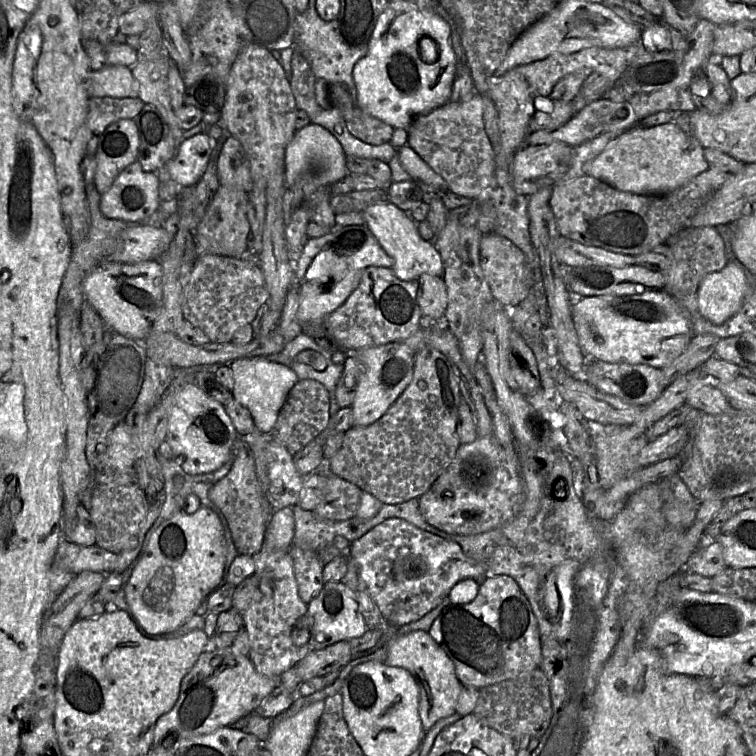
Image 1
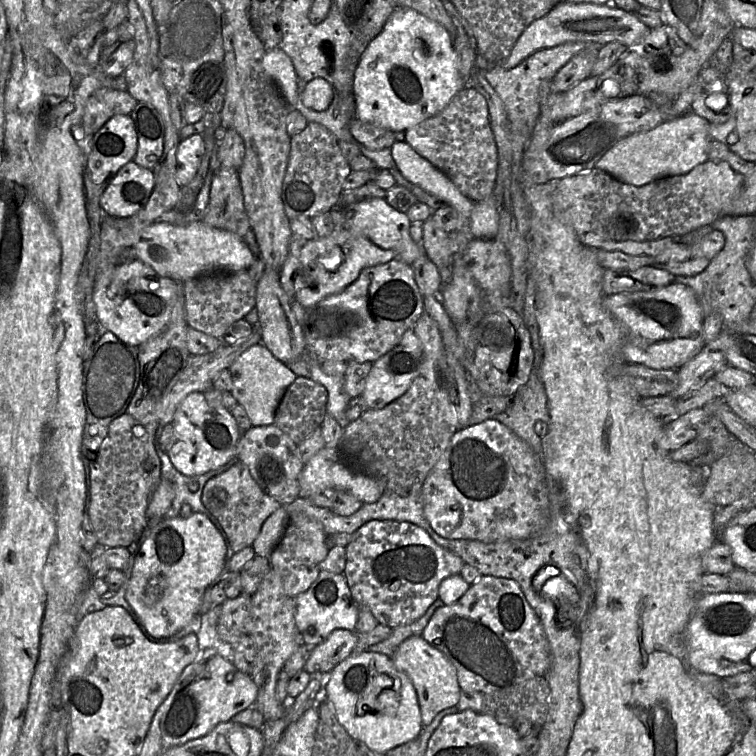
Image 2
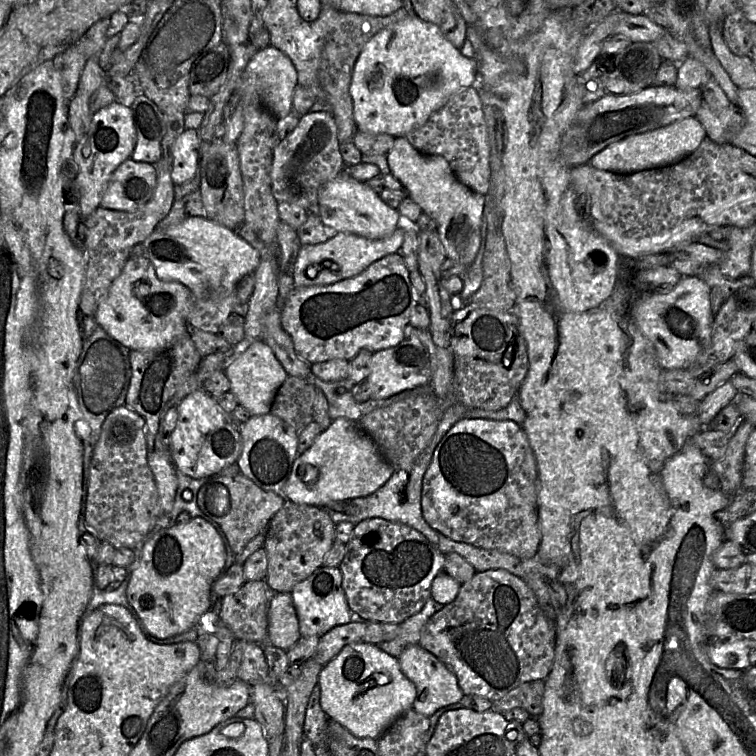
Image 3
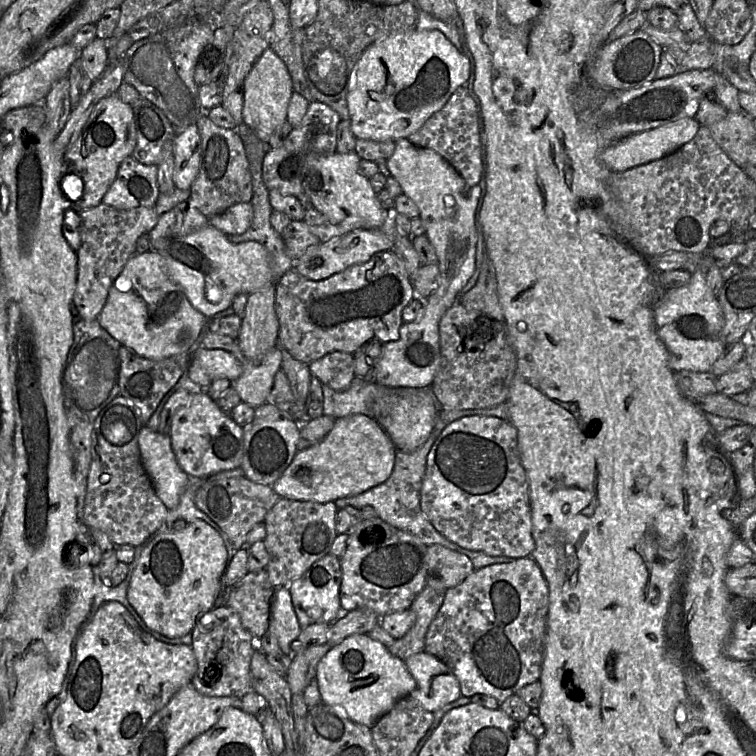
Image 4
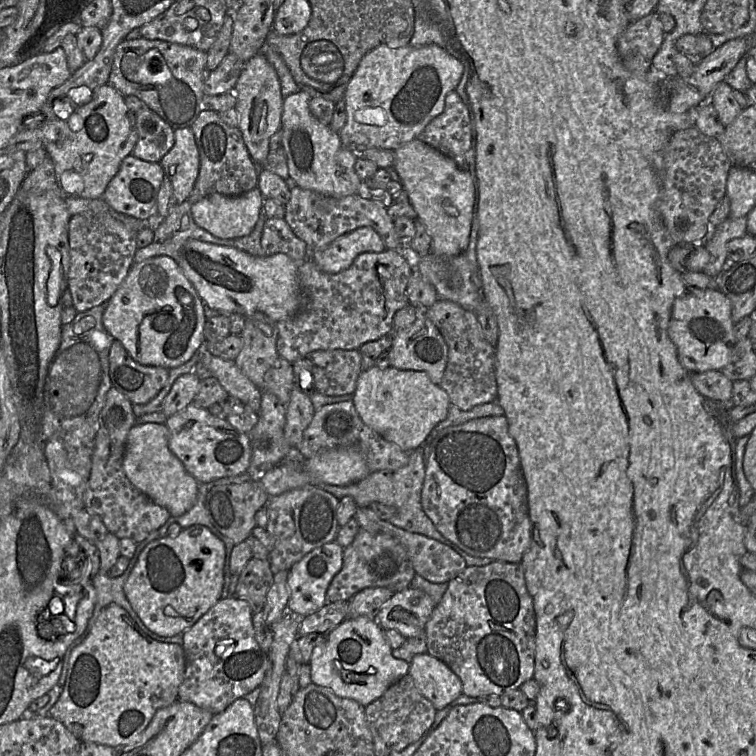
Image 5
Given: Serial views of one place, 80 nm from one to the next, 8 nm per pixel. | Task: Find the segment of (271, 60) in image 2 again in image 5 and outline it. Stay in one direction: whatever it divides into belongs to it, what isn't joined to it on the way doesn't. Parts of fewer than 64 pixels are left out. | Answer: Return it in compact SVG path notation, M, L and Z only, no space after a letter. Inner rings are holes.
M262 53L250 59L234 87L235 109L239 116L238 128L241 131L248 152L257 166L263 165L269 153L269 141L281 128L284 96L275 68Z

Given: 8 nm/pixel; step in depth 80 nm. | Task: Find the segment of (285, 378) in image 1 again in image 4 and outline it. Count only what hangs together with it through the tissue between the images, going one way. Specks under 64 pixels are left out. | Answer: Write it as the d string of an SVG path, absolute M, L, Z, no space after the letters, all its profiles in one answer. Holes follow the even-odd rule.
M282 349L270 350L258 362L243 361L244 370L232 386L242 402L255 409L268 400L276 373L281 369Z

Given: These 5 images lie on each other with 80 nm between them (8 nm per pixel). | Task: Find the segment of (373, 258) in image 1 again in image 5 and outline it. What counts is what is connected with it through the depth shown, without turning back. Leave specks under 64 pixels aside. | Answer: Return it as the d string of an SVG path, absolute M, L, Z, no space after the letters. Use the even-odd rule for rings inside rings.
M362 227L315 251L310 255L310 260L322 271L335 274L350 268L358 255L364 252L381 252L385 249L385 243L373 228Z

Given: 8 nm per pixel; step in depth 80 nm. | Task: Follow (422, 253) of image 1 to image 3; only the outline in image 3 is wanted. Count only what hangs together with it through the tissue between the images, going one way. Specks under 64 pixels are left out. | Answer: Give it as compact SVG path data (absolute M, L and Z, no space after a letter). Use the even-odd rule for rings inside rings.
M348 166L318 192L318 215L323 223L336 232L353 233L370 239L390 236L402 224L397 209L388 206L366 182L360 182L348 174Z

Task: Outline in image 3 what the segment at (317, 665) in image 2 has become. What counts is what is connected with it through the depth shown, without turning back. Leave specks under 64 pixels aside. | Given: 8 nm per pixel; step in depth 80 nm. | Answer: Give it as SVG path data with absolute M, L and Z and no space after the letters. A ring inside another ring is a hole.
M355 619L347 624L338 625L320 637L314 659L322 666L332 660L347 644L362 641L365 622Z

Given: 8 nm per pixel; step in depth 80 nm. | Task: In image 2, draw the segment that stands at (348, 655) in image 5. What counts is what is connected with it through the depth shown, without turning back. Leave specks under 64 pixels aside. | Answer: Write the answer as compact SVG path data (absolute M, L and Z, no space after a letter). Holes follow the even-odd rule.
M370 651L352 653L330 671L324 688L326 699L335 707L339 723L356 742L363 742L373 751L385 755L389 750L417 739L423 730L415 687L408 676L395 667L389 656Z

